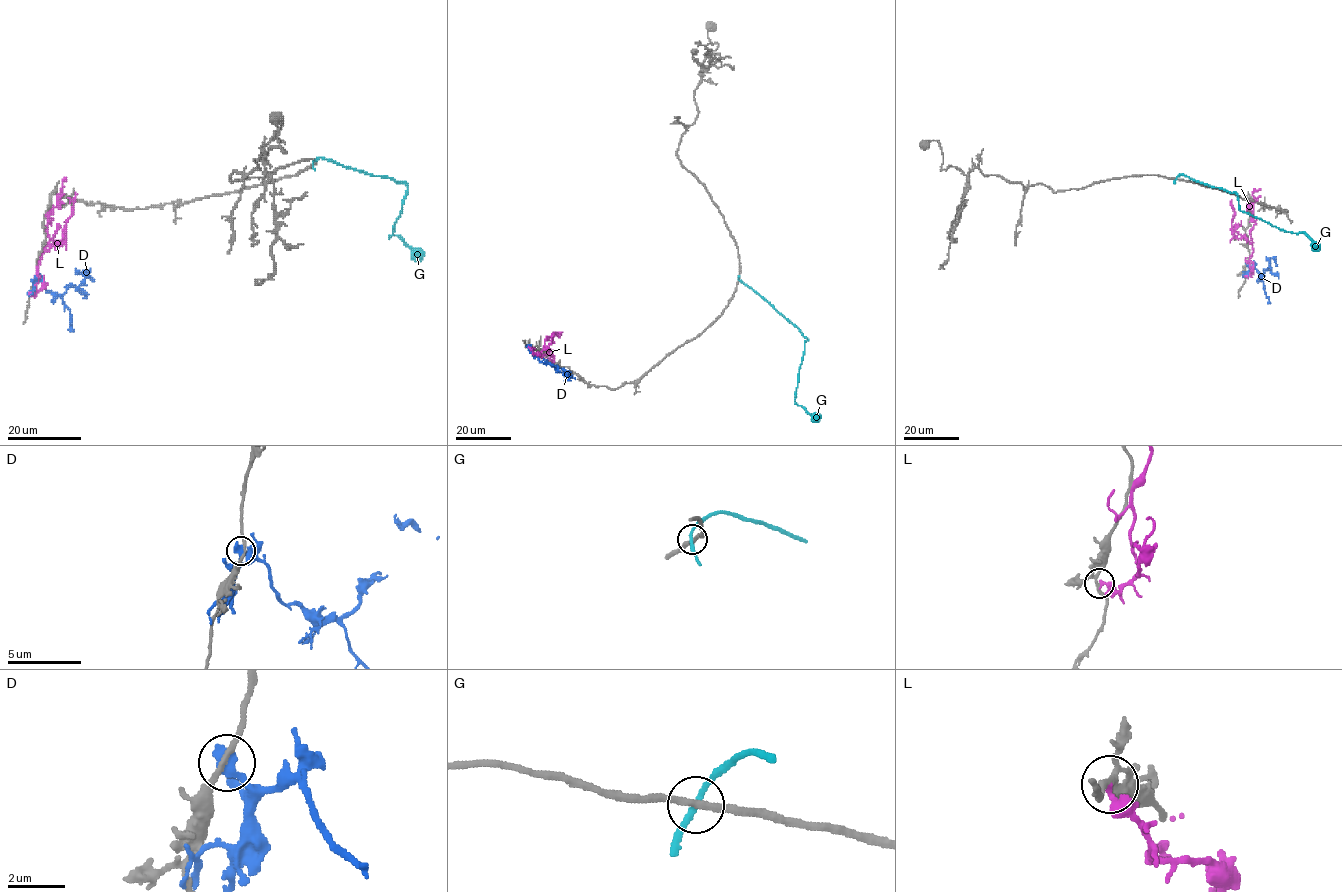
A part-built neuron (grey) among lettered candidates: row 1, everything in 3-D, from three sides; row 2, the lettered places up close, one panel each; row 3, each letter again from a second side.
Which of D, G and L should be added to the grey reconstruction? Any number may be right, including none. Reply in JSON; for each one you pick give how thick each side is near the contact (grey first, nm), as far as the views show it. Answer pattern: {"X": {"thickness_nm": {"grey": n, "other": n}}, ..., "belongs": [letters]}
{"belongs": []}

